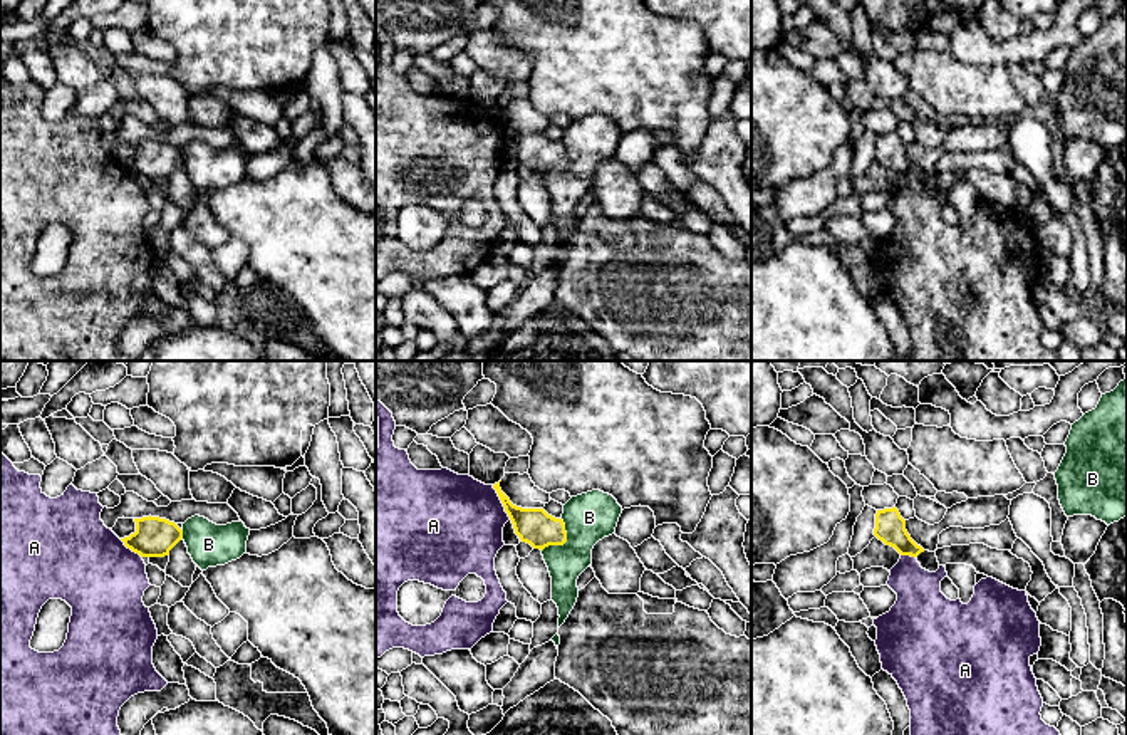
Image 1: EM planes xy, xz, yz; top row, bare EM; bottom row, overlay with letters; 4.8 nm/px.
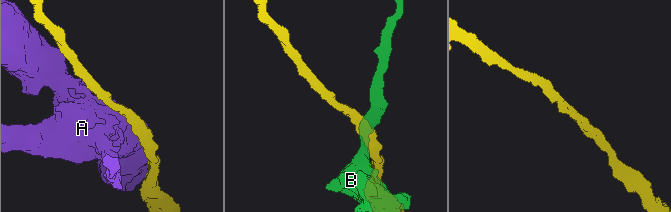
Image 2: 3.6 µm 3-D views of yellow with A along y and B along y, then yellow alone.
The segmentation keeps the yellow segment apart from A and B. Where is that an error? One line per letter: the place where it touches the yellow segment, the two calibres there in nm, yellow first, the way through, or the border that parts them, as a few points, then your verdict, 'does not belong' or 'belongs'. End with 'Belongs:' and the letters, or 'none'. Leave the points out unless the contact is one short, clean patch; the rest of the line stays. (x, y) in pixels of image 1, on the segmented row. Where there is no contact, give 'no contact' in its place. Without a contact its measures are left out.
A: contact xz (502, 502); calibres 180 and 460 nm; does not belong
B: contact xz (564, 542); calibres 180 and 240 nm; border xz (562, 519), (566, 541), (562, 544), (549, 544), (542, 551); does not belong
Belongs: none

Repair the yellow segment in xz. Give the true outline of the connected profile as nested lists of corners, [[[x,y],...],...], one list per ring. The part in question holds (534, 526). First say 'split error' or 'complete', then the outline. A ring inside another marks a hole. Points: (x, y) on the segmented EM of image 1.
complete; [[[500,482],[495,483],[493,488],[496,490],[505,512],[513,524],[515,534],[522,542],[540,550],[548,545],[564,545],[567,542],[565,524],[562,519],[548,515],[543,508],[522,508],[513,505],[501,492]]]

